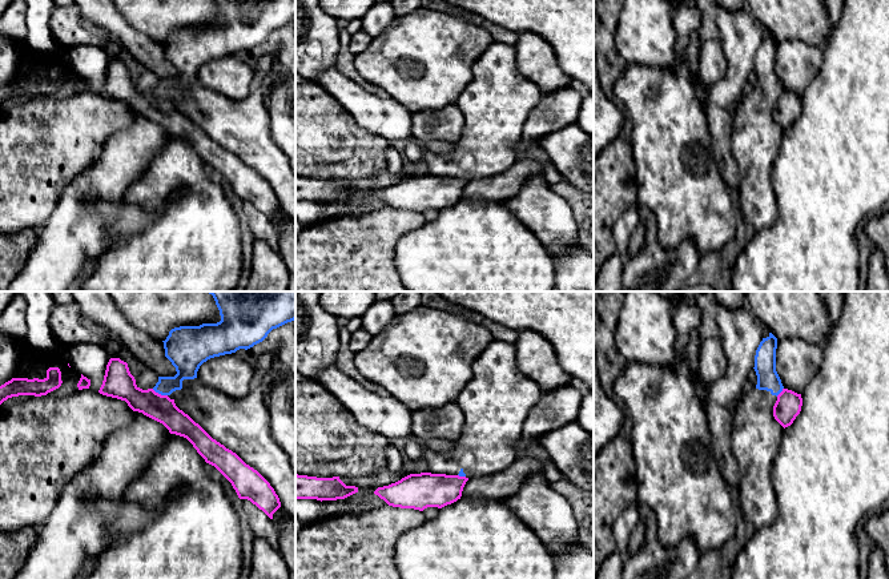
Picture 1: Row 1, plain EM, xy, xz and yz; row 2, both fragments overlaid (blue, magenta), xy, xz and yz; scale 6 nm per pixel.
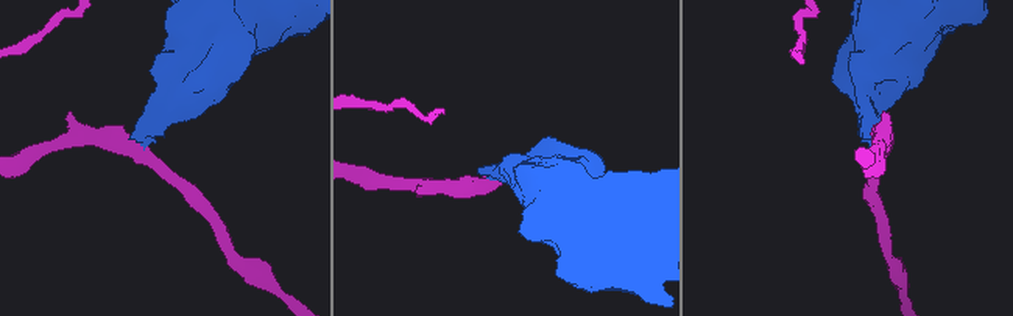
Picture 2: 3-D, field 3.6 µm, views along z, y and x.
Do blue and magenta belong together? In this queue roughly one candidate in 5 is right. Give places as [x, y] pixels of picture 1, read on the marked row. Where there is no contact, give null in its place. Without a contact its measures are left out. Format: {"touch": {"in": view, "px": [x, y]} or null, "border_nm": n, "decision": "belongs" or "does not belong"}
{"touch": {"in": "xy", "px": [160, 393]}, "border_nm": 100, "decision": "does not belong"}

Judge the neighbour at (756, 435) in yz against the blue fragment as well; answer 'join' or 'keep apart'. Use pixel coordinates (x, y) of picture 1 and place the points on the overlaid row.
join

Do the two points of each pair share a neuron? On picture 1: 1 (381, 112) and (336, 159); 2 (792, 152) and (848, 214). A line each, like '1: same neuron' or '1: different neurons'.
1: different neurons
2: same neuron

